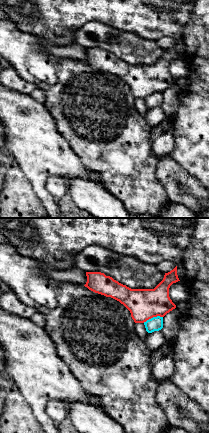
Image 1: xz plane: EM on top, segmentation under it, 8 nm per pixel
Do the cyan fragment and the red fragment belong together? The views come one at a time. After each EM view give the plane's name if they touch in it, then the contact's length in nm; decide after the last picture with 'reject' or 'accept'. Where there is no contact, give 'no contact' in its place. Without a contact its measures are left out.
meets cyan in xz; contact 170 nm long

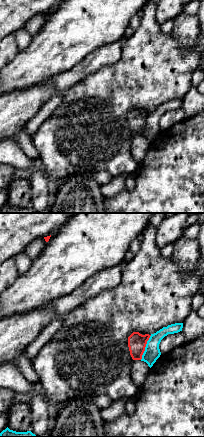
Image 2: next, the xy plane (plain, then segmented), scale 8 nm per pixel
meets cyan in xy; contact 220 nm long

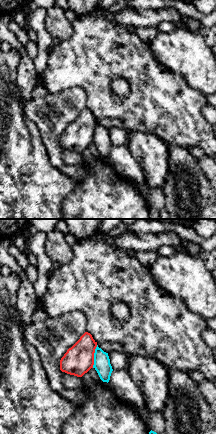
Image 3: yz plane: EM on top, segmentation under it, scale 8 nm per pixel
meets cyan in yz; contact 190 nm long

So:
reject

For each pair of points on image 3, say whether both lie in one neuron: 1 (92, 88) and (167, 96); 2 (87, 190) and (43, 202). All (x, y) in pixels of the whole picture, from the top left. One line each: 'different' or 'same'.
1: same
2: different

